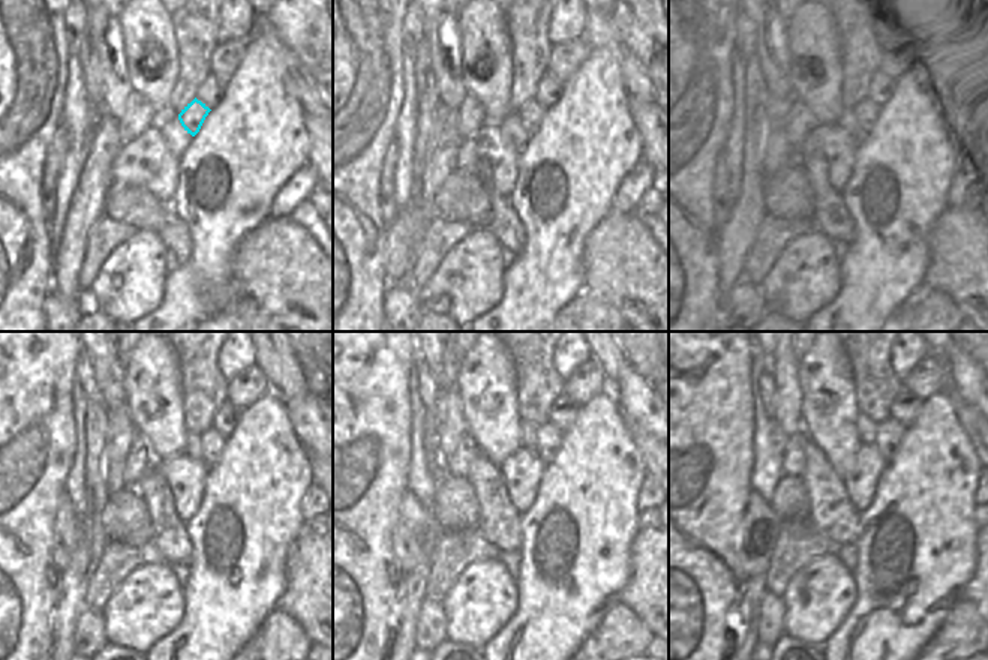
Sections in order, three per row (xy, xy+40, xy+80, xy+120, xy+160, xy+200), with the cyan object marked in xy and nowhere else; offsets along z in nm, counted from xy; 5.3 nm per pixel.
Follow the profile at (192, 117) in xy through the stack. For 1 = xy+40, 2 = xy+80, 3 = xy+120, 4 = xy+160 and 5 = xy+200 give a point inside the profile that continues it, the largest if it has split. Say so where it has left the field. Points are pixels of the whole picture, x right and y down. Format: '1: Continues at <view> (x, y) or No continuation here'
1: Continues at xy+40 (531, 114)
2: Continues at xy+80 (865, 113)
3: Continues at xy+120 (212, 443)
4: Continues at xy+160 (549, 437)
5: Continues at xy+200 (888, 435)

